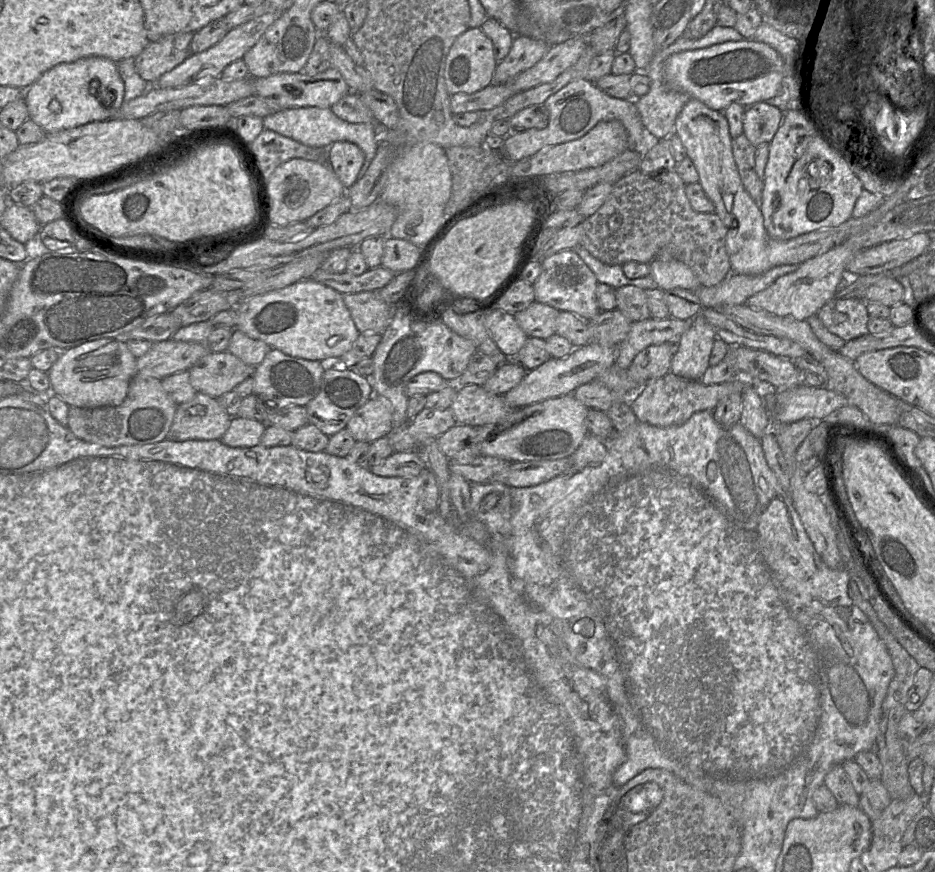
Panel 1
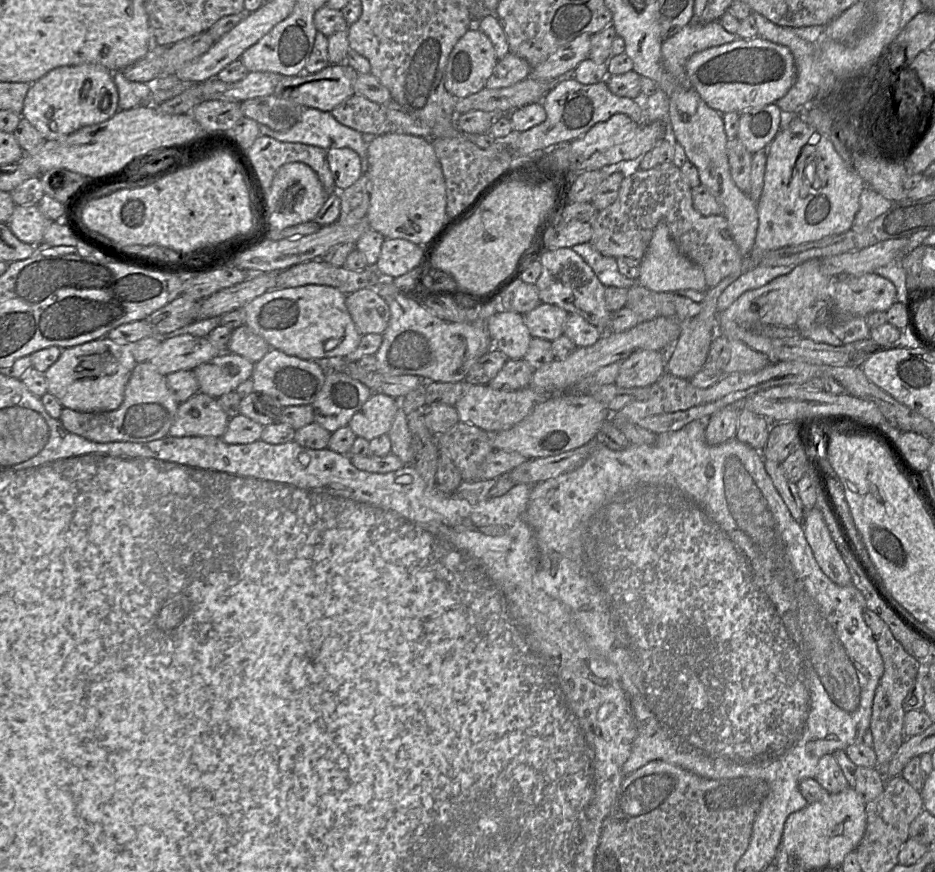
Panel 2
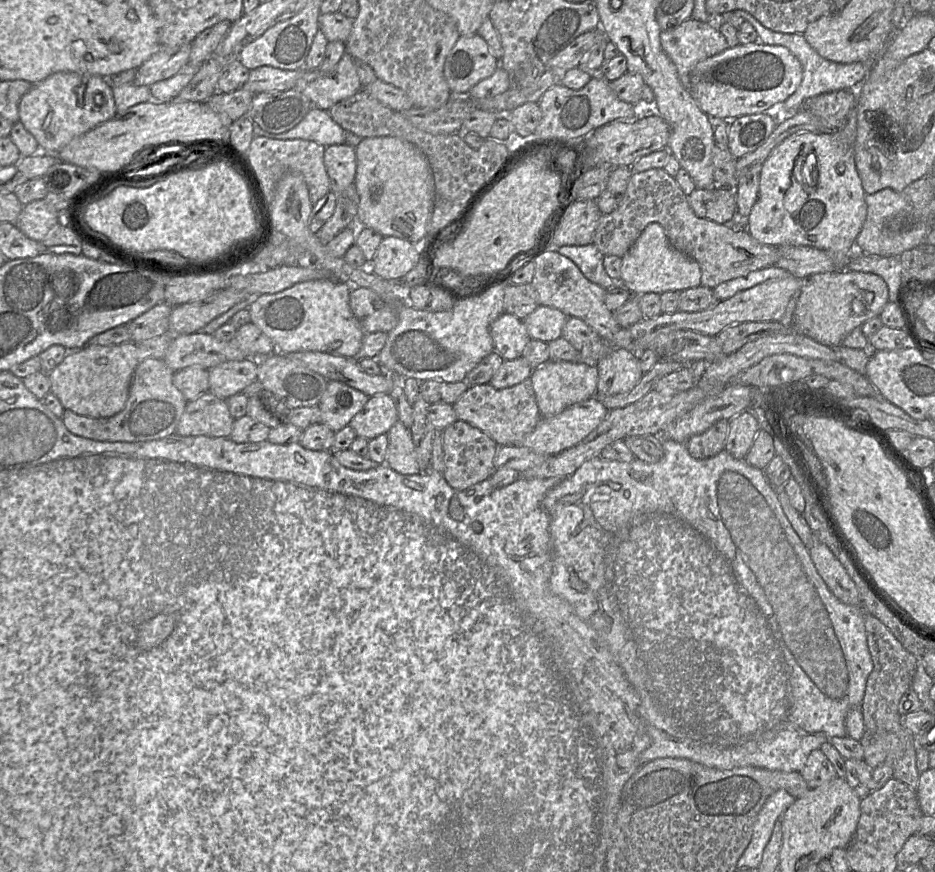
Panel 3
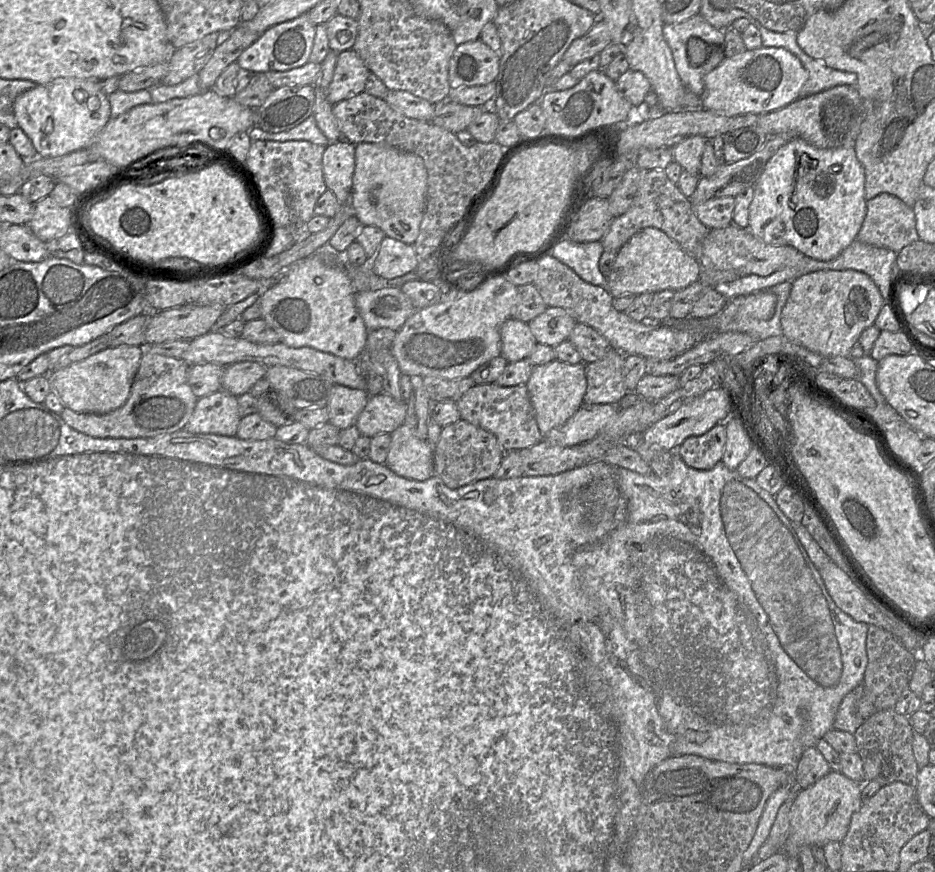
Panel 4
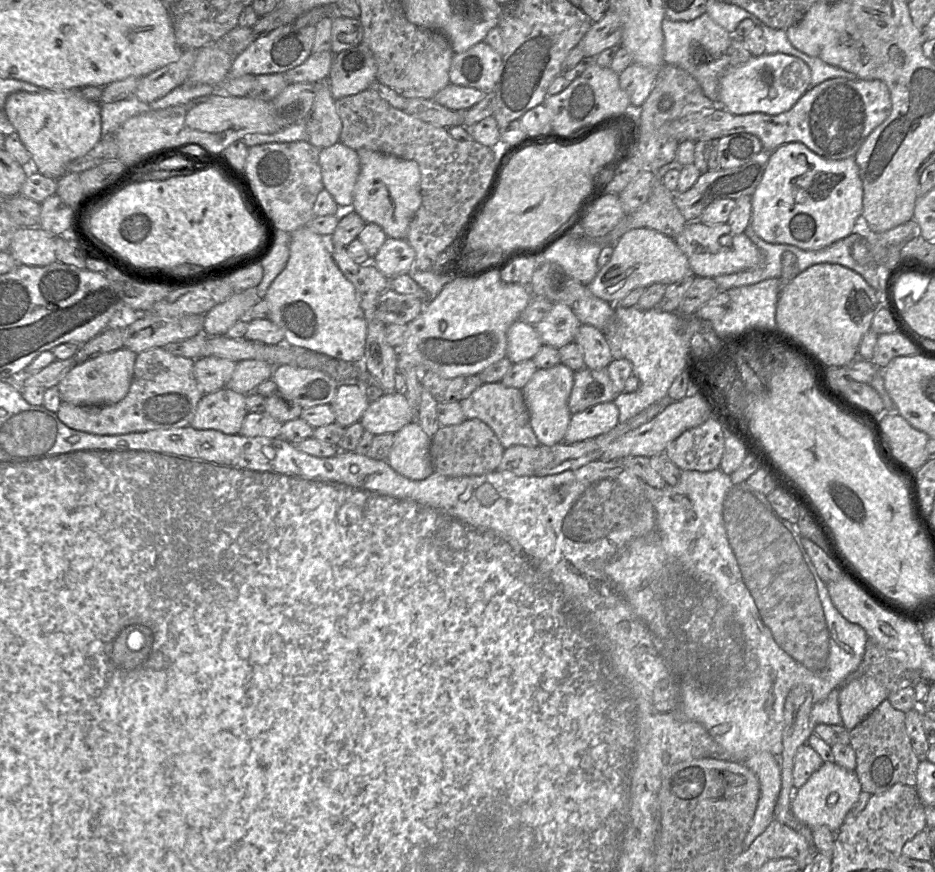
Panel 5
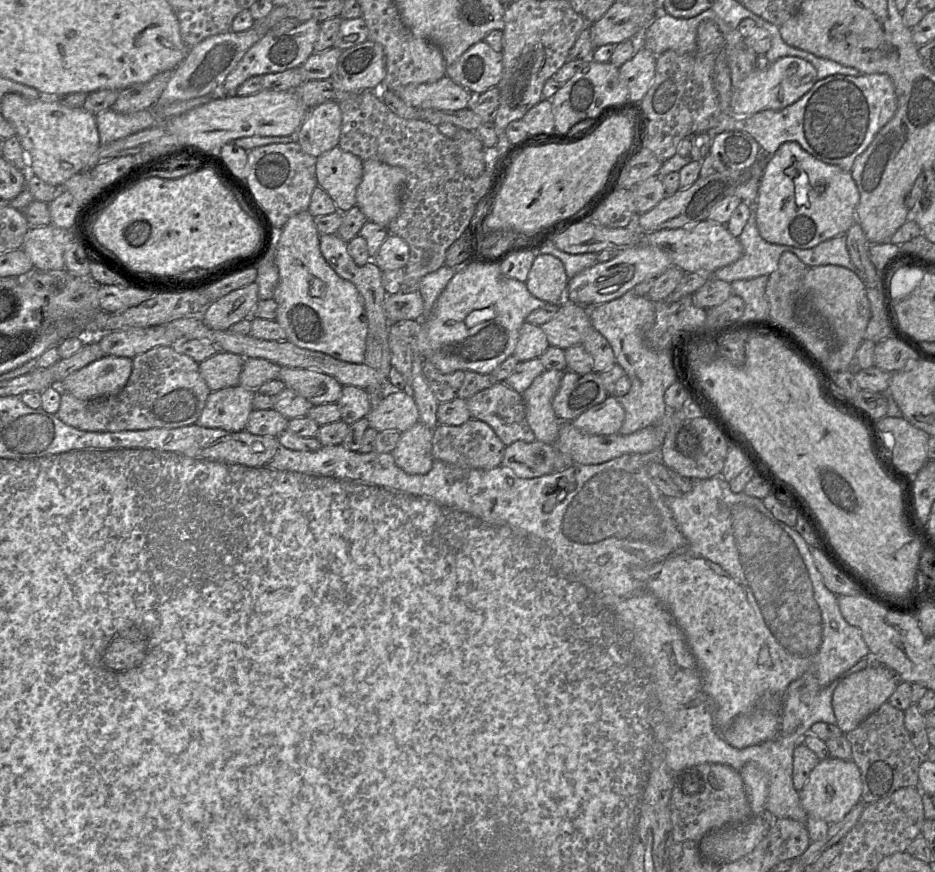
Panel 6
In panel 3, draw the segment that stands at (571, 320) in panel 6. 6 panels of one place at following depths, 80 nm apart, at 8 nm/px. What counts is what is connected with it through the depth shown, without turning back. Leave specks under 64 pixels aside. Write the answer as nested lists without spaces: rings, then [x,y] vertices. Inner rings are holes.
[[[539,305],[523,320],[530,339],[549,343],[562,337],[562,329],[568,316],[562,311]]]

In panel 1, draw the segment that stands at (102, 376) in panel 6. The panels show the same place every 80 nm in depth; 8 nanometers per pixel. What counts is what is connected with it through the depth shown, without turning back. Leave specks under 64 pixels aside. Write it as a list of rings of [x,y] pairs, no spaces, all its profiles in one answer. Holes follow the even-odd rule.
[[[103,338],[61,352],[47,374],[50,394],[58,396],[69,407],[115,407],[127,396],[130,382],[137,374],[137,359],[123,339]]]

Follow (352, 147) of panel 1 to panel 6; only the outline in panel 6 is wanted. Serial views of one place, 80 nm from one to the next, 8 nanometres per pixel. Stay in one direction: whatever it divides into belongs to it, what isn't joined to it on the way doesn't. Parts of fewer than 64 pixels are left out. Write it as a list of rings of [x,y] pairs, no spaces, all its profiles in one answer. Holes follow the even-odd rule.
[[[339,146],[317,158],[317,183],[334,201],[337,211],[347,212],[356,205],[356,191],[362,176],[363,161]]]

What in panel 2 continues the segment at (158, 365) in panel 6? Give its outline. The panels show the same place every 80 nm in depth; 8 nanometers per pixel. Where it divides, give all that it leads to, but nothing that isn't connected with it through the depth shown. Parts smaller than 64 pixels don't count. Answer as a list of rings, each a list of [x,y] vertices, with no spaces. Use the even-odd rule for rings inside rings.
[[[141,362],[132,371],[125,389],[124,400],[117,410],[83,413],[63,408],[59,420],[67,431],[93,442],[148,443],[169,435],[179,405],[166,383],[166,376],[159,373],[151,362]]]

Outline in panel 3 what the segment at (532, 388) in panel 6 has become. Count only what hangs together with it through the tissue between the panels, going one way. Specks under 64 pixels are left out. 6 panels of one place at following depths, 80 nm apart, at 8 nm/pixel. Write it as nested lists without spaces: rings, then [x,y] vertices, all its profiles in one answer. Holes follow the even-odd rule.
[[[549,360],[534,368],[530,379],[541,418],[549,418],[571,405],[594,397],[597,390],[598,371],[595,363]]]

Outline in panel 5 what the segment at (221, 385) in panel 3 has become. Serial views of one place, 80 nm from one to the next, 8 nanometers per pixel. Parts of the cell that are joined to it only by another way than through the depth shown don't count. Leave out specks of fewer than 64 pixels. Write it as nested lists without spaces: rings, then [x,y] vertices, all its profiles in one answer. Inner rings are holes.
[[[243,360],[236,364],[227,388],[247,395],[262,382],[271,379],[274,366],[261,360]]]

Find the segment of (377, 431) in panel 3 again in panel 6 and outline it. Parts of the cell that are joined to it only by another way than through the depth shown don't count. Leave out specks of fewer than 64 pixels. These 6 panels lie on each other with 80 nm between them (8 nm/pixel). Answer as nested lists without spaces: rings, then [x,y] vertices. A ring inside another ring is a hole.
[[[389,389],[377,408],[366,416],[369,427],[378,432],[397,430],[402,433],[419,422],[419,412],[409,390]]]

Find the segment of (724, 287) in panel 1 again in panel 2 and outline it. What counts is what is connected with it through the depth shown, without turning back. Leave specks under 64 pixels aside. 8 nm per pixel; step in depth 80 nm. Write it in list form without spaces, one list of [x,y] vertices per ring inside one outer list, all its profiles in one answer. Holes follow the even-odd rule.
[[[757,266],[749,271],[743,272],[719,295],[717,300],[718,314],[728,308],[746,291],[760,288],[775,278],[790,273],[793,268],[791,266]]]

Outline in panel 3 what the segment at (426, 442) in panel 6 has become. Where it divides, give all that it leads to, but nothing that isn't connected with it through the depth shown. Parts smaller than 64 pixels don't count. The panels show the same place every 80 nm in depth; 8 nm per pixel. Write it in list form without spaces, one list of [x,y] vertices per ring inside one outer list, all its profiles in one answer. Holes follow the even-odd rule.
[[[398,421],[391,427],[387,436],[386,465],[402,475],[420,474],[422,470],[417,460],[410,429]]]

